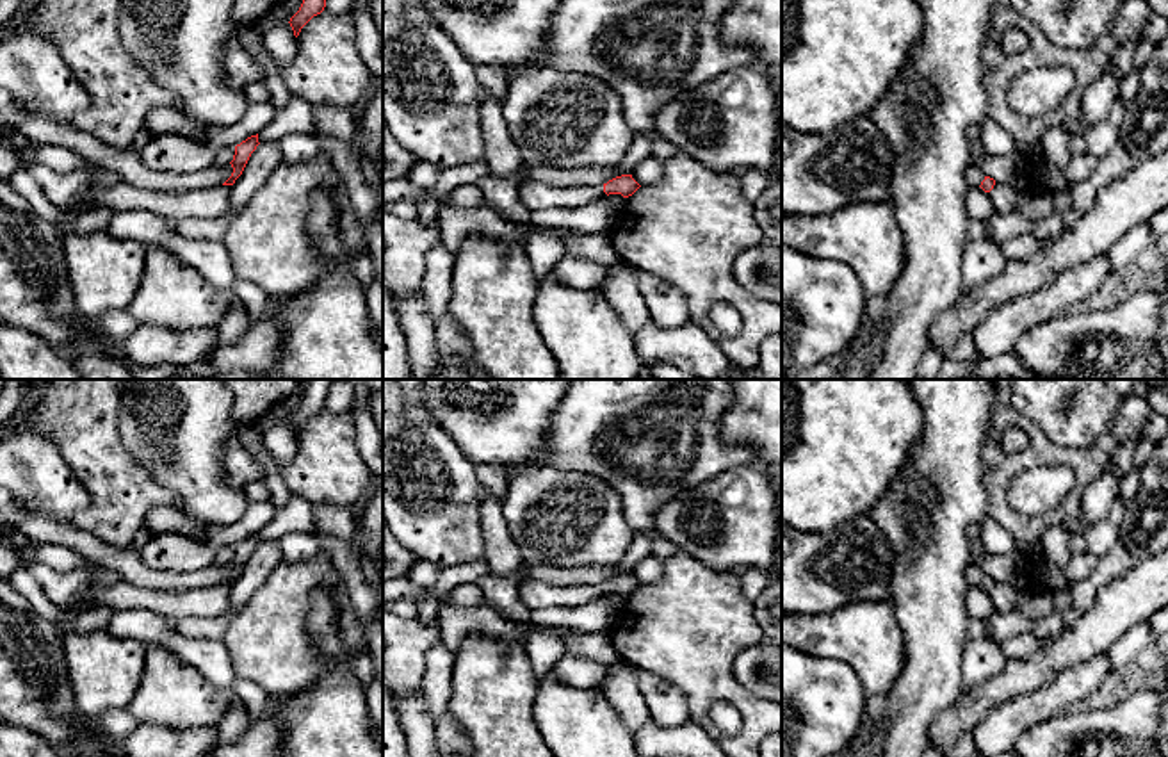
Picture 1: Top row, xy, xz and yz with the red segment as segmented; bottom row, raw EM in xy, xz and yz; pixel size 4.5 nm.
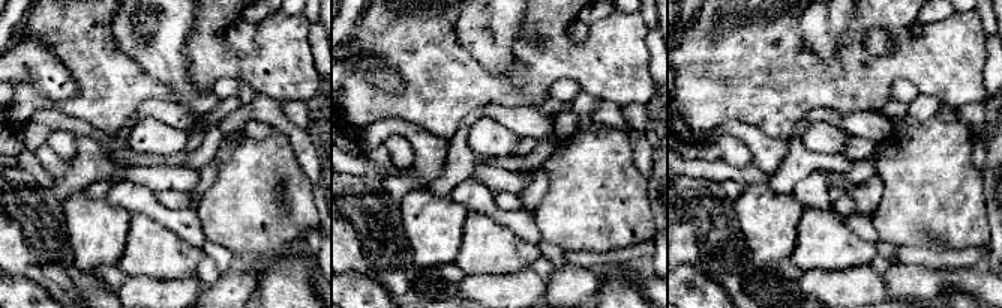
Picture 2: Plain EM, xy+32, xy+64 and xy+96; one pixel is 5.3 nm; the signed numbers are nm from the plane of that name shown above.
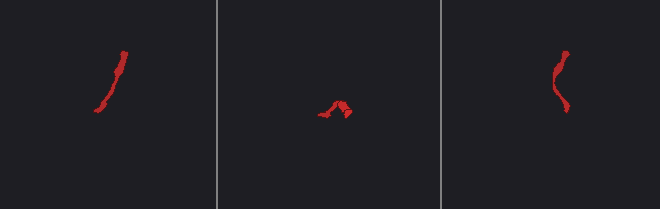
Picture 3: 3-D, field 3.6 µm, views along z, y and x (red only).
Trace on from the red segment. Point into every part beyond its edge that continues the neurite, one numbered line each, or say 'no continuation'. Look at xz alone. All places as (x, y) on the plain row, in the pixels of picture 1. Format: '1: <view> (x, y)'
1: xz (533, 595)

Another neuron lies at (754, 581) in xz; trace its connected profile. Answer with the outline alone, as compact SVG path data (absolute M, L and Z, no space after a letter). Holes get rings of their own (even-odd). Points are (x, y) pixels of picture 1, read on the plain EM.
M746 568L739 570L739 574L742 593L753 602L762 595L762 591L775 577L773 570L762 570L762 568Z

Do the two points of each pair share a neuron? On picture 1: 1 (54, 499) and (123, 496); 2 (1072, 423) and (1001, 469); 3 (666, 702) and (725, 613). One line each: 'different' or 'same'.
1: different
2: different
3: different

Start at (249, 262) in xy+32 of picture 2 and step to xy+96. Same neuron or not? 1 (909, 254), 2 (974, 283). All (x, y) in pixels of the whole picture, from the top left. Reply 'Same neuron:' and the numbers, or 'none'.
Same neuron: 1

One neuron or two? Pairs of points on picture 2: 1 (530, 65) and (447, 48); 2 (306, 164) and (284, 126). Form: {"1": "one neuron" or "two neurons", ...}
{"1": "one neuron", "2": "one neuron"}

